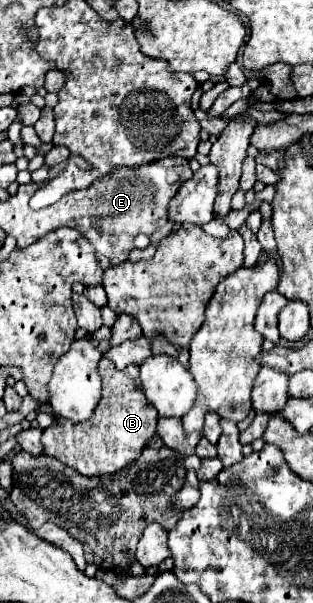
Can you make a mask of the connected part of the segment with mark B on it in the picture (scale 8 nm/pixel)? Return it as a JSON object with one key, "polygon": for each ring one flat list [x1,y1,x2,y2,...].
{"polygon":[[101,359,99,375,103,381,103,395,91,419,83,423,71,423,63,417,55,417,53,423,43,431,41,439,45,455,59,459,87,477,111,475,135,461,153,437,159,419,155,407,149,405,147,397,143,395,139,367,135,363,127,365,123,371,117,371,109,359]]}

